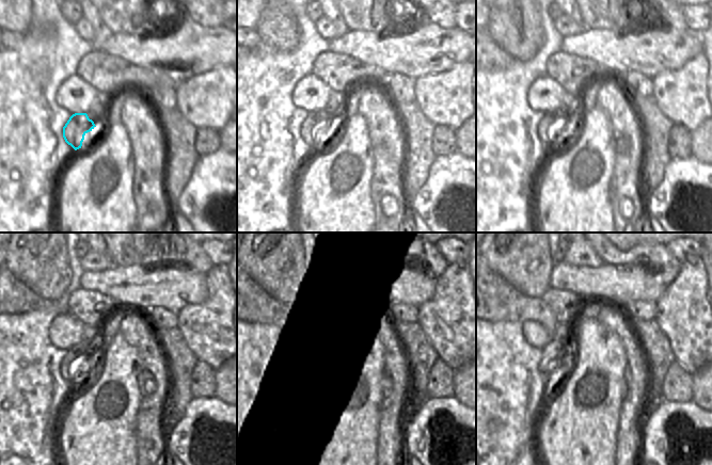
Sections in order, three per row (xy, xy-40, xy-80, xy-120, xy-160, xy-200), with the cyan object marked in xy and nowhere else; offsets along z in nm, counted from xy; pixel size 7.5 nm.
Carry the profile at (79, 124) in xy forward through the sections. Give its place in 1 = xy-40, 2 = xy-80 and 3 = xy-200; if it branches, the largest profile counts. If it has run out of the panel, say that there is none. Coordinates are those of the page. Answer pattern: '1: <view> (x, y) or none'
1: xy-40 (316, 121)
2: xy-80 (547, 127)
3: xy-200 (551, 353)

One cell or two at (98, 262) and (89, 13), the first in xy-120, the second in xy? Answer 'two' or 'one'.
two

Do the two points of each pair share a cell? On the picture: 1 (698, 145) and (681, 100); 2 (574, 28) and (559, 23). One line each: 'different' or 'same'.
1: different
2: same

